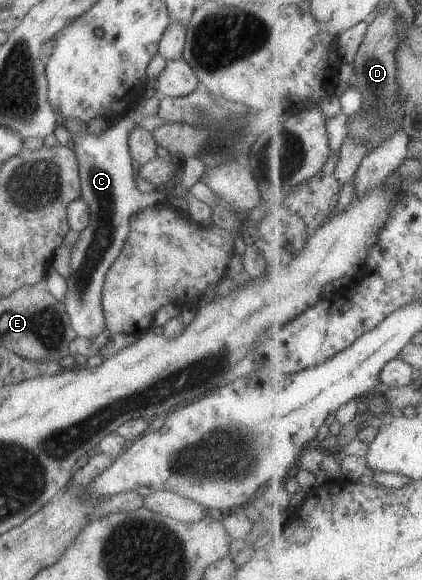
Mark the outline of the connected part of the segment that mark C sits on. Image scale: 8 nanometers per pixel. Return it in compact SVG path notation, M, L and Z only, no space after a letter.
M129 117L111 120L109 128L99 136L87 131L77 133L75 137L78 174L80 180L80 196L87 204L89 222L80 230L73 248L69 250L69 278L66 280L67 290L60 300L69 316L71 328L77 336L92 338L106 328L100 296L109 265L119 256L129 230L129 218L142 208L165 204L168 202L164 189L150 193L142 193L135 188L131 155L128 149L128 138L131 129L137 123Z

